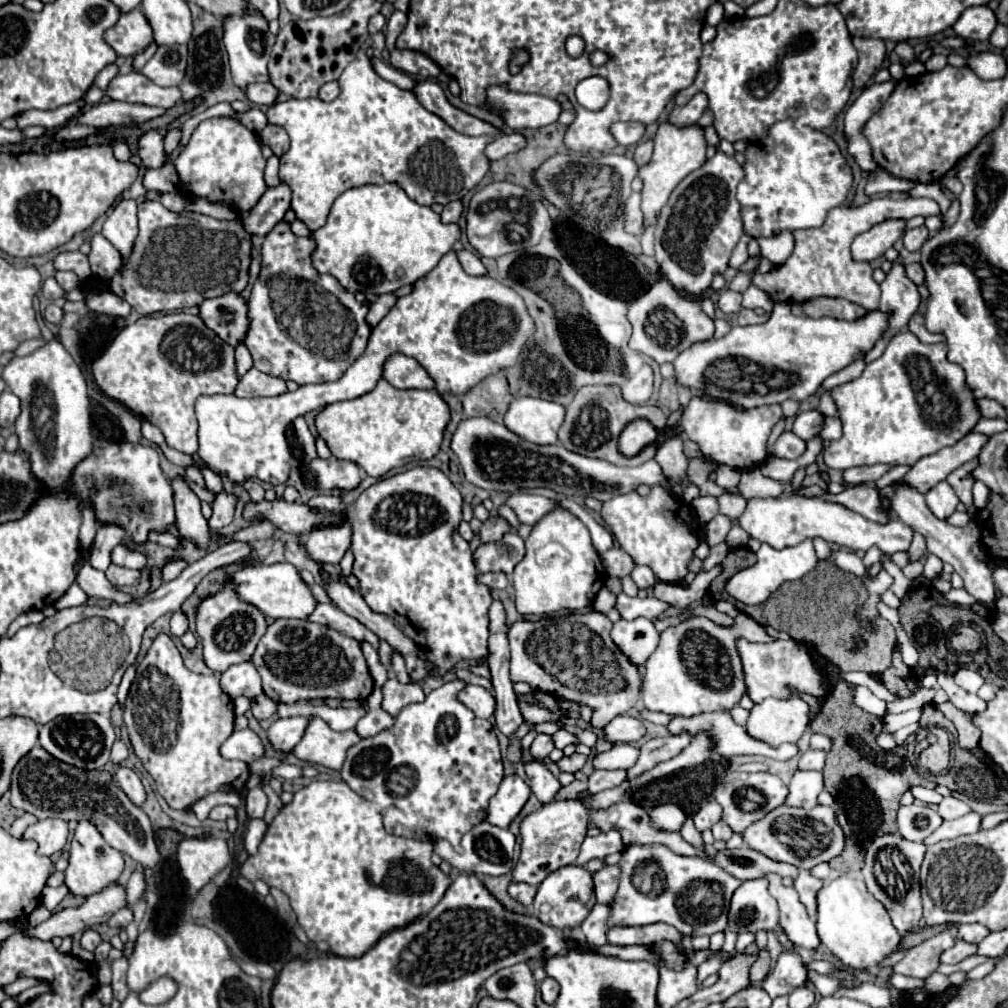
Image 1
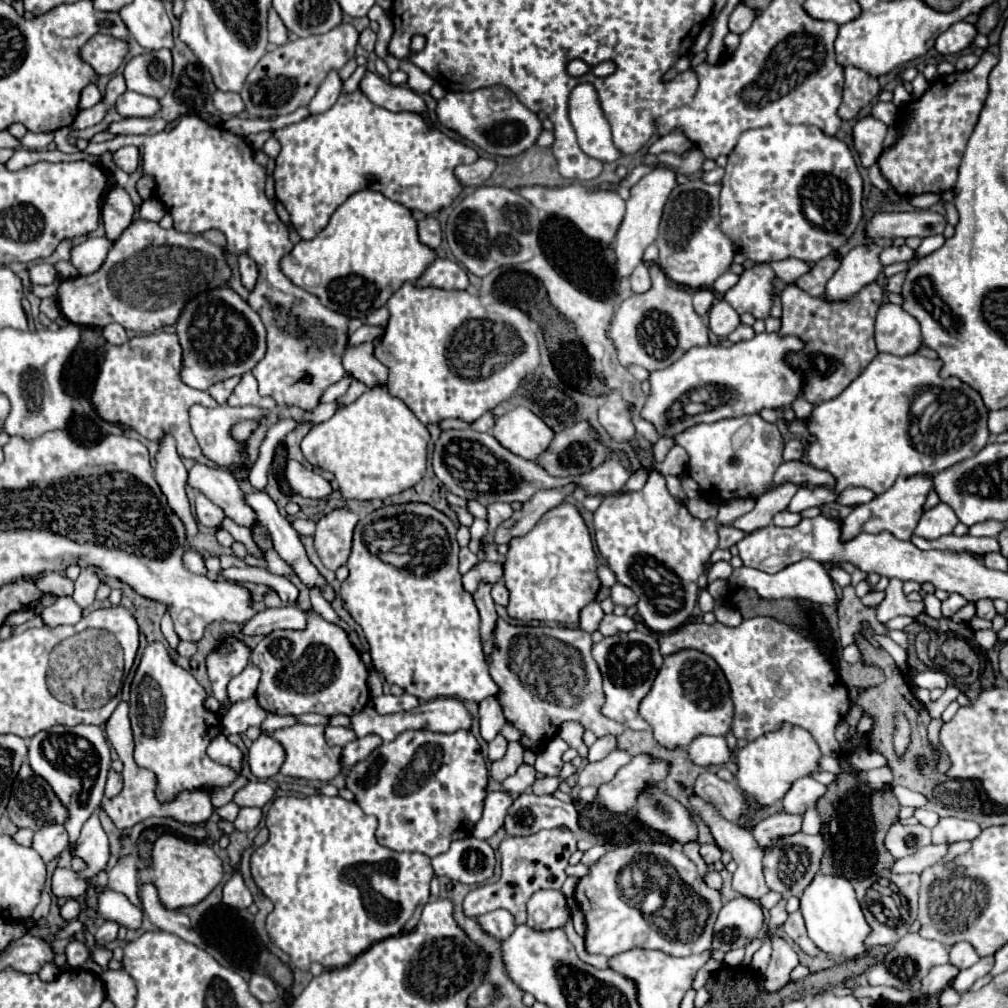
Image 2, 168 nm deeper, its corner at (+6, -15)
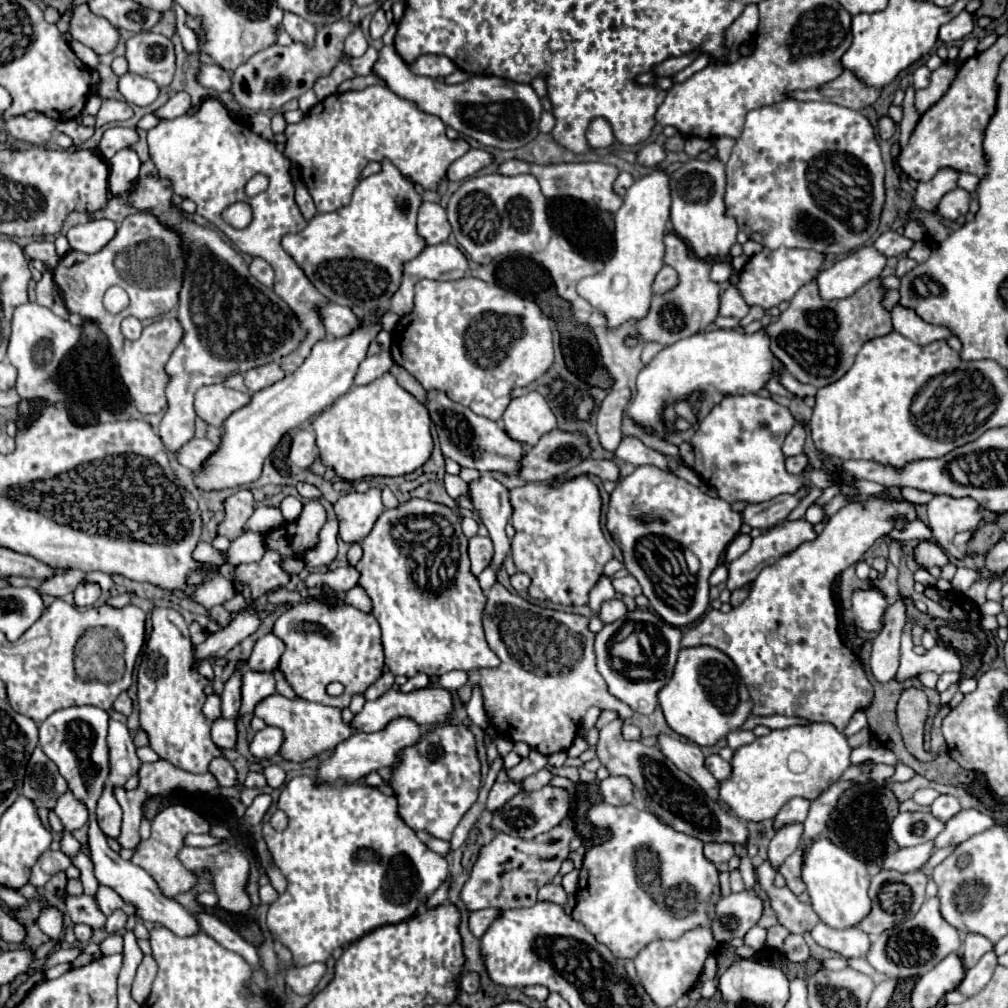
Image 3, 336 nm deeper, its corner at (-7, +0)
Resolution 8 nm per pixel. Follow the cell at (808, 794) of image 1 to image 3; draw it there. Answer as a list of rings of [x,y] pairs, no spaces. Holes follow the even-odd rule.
[[[786,825],[784,829],[778,829],[778,833],[768,845],[768,861],[774,871],[778,871],[784,859],[796,851],[796,847],[800,845],[800,837],[802,837],[802,825]]]

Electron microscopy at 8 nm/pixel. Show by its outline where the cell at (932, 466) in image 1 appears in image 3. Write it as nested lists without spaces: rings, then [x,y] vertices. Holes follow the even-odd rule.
[[[874,497],[874,499],[860,501],[860,503],[848,503],[848,505],[842,507],[836,515],[832,515],[832,517],[828,519],[828,525],[824,527],[822,533],[818,533],[818,537],[816,537],[814,541],[802,543],[796,551],[792,551],[792,553],[780,557],[776,563],[764,567],[764,569],[760,571],[760,575],[756,577],[756,581],[752,583],[750,593],[748,593],[748,597],[744,599],[742,605],[738,605],[736,609],[732,609],[732,611],[728,611],[728,613],[710,609],[710,611],[702,617],[702,621],[698,621],[696,625],[688,627],[688,629],[684,631],[684,635],[682,635],[682,647],[710,645],[710,647],[716,647],[716,649],[720,649],[722,653],[726,653],[726,655],[734,661],[734,665],[736,665],[740,677],[744,679],[744,683],[748,685],[750,697],[752,697],[752,701],[754,701],[754,709],[752,709],[754,715],[758,715],[758,717],[770,717],[770,715],[806,717],[806,719],[810,719],[810,721],[824,721],[824,723],[830,723],[830,725],[834,725],[838,731],[844,731],[844,727],[848,725],[850,717],[852,717],[856,711],[868,709],[868,707],[870,707],[872,697],[874,697],[874,691],[872,691],[872,683],[868,681],[868,677],[866,677],[866,673],[864,673],[864,667],[862,667],[860,659],[858,659],[856,653],[854,653],[850,647],[846,647],[846,645],[842,643],[842,639],[840,639],[840,633],[838,633],[838,613],[836,613],[836,605],[834,605],[834,599],[832,599],[832,583],[834,583],[834,579],[836,579],[838,573],[842,573],[846,567],[858,563],[858,561],[862,559],[862,555],[872,547],[872,543],[874,543],[876,539],[880,539],[880,537],[884,537],[884,535],[888,535],[888,533],[892,531],[892,527],[894,527],[892,521],[896,521],[896,519],[914,519],[914,517],[916,517],[914,505],[912,505],[912,503],[906,503],[906,501],[904,501],[904,503],[898,503],[898,501],[890,501],[890,499],[884,499],[884,497]]]

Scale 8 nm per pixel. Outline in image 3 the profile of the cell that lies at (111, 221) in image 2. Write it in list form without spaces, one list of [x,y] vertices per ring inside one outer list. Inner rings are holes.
[[[120,149],[110,161],[108,161],[108,189],[112,195],[120,197],[128,193],[132,187],[132,181],[136,181],[140,173],[140,159],[134,149]]]

